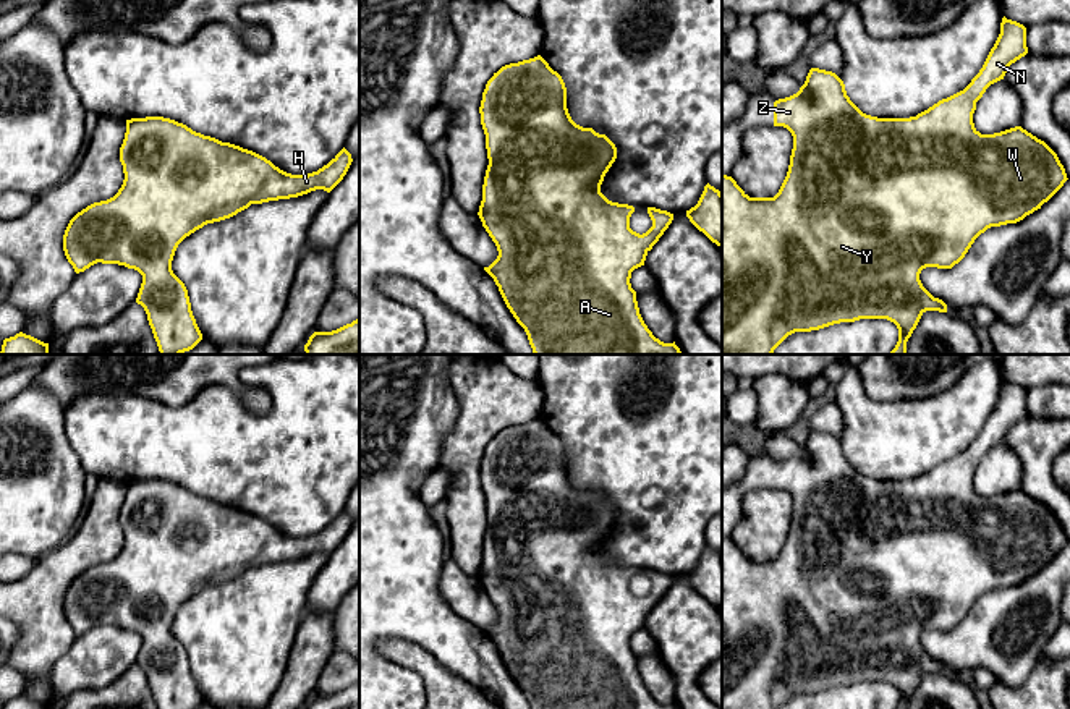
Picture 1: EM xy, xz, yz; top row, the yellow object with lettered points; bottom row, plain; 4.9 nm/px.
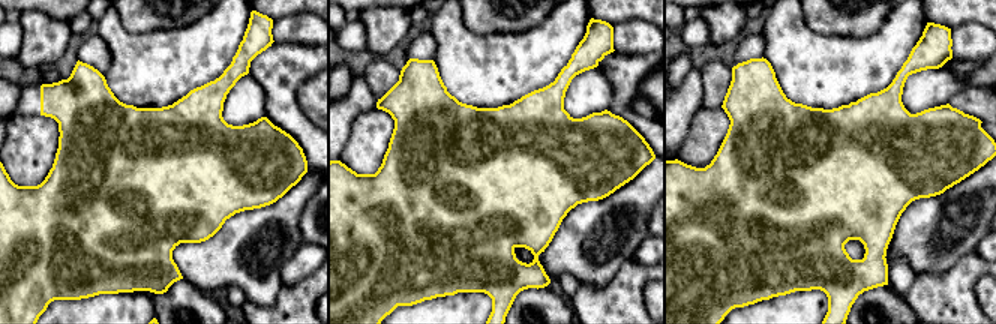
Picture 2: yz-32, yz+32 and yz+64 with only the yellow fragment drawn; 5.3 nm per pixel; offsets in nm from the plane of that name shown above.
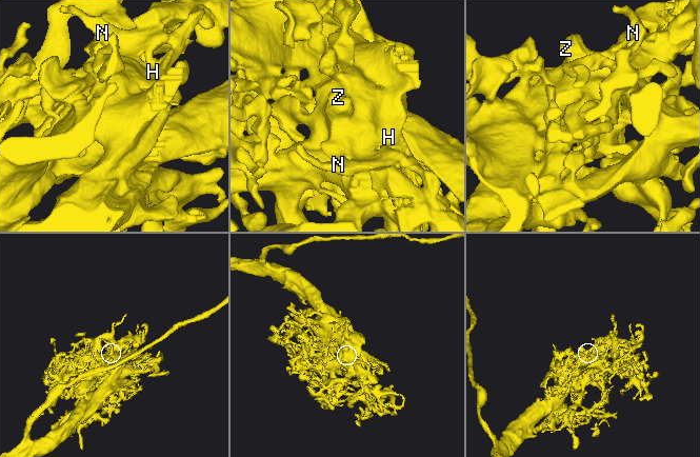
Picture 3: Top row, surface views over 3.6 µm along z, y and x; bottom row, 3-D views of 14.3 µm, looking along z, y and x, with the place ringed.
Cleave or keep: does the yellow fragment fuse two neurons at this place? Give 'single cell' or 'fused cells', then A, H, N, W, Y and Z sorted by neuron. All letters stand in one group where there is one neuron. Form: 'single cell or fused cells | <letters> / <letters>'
single cell | A H N W Y Z

